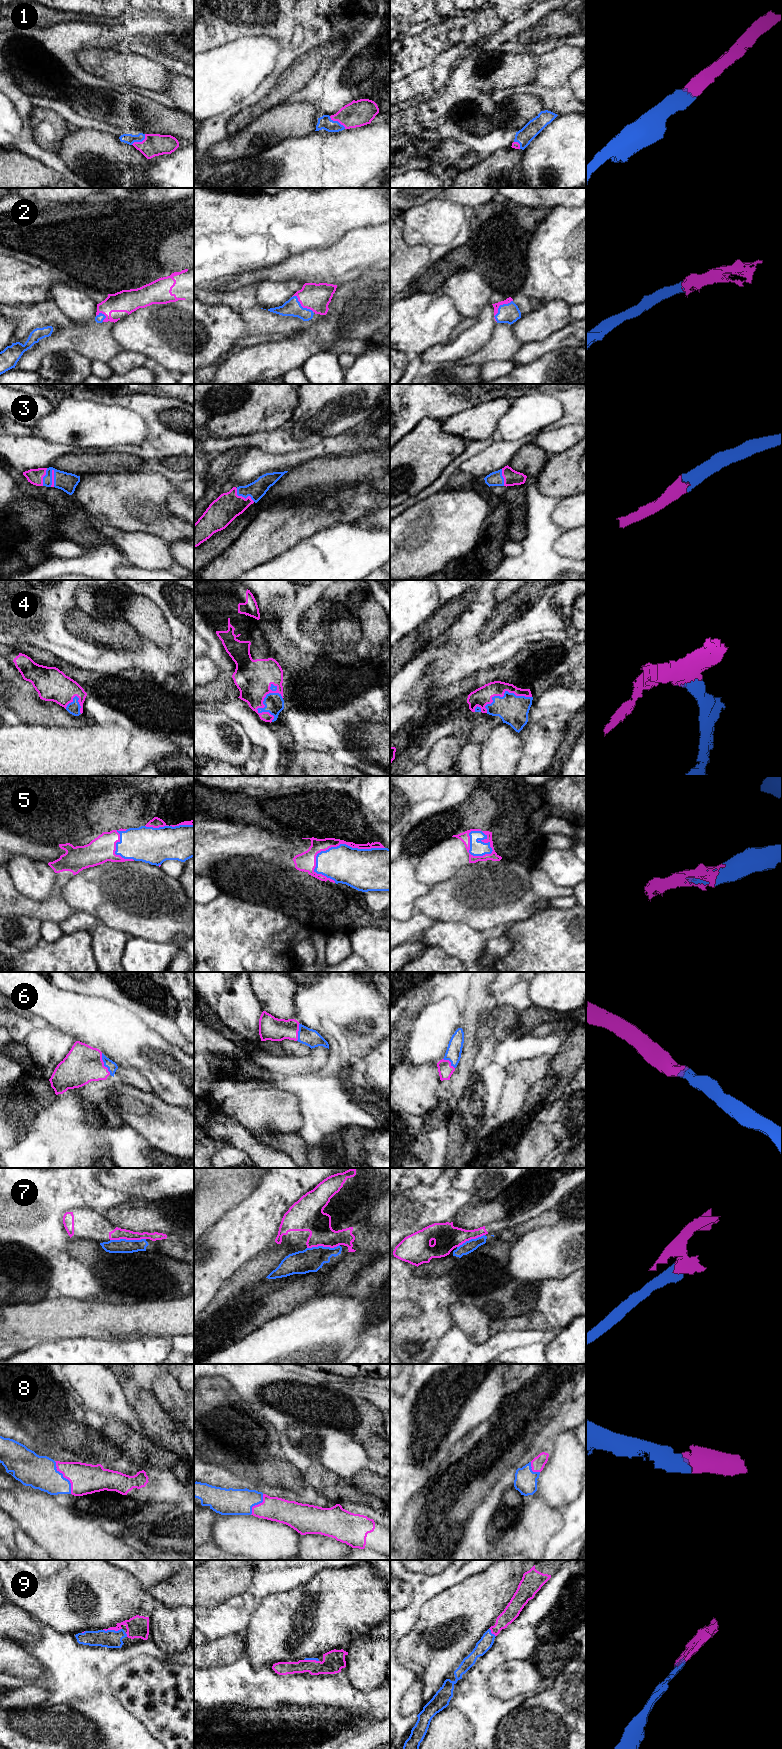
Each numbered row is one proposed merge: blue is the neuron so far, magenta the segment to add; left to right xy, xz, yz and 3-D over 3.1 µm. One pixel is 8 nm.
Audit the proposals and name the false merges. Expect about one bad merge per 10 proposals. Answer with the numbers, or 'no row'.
7

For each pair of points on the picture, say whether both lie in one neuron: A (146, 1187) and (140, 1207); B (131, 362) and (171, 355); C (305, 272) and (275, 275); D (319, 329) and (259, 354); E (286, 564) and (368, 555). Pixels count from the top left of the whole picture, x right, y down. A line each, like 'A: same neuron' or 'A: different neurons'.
A: different neurons
B: different neurons
C: same neuron
D: same neuron
E: same neuron

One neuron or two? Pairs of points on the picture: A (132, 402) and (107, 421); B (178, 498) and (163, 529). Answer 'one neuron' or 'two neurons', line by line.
A: two neurons
B: two neurons

